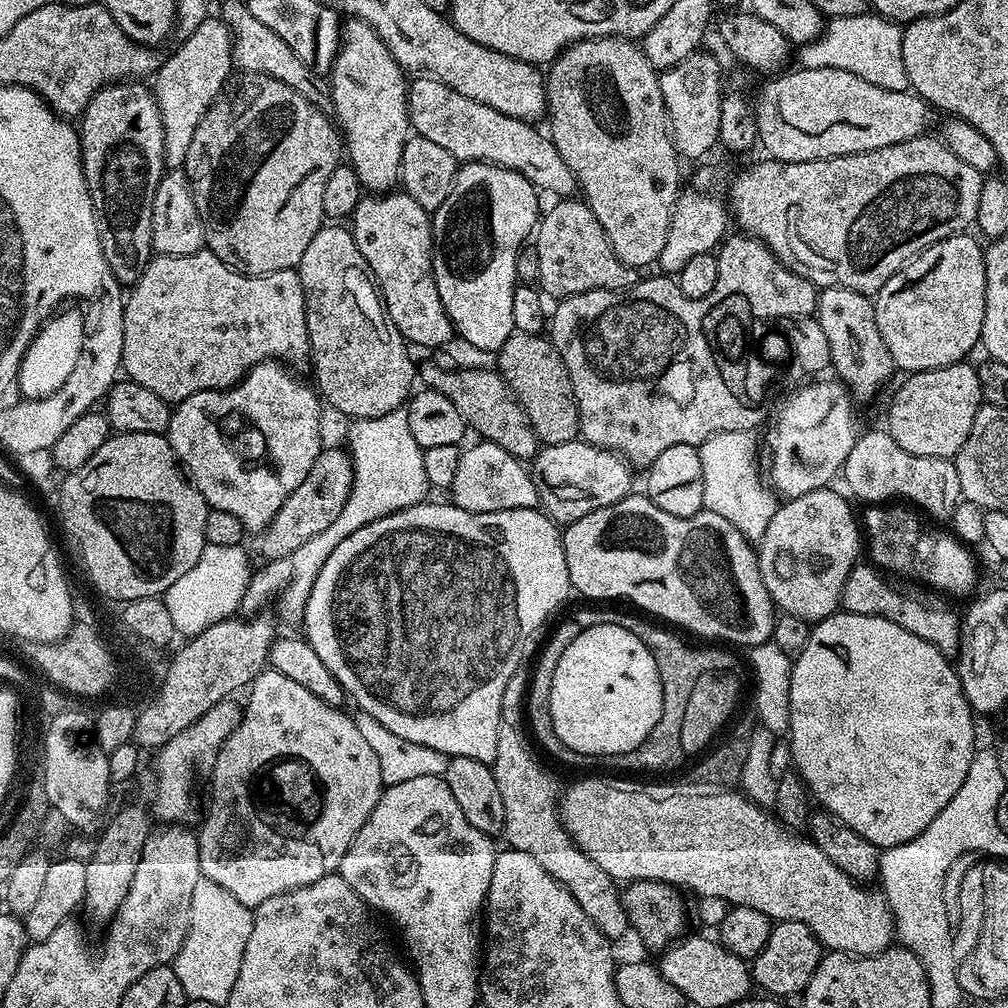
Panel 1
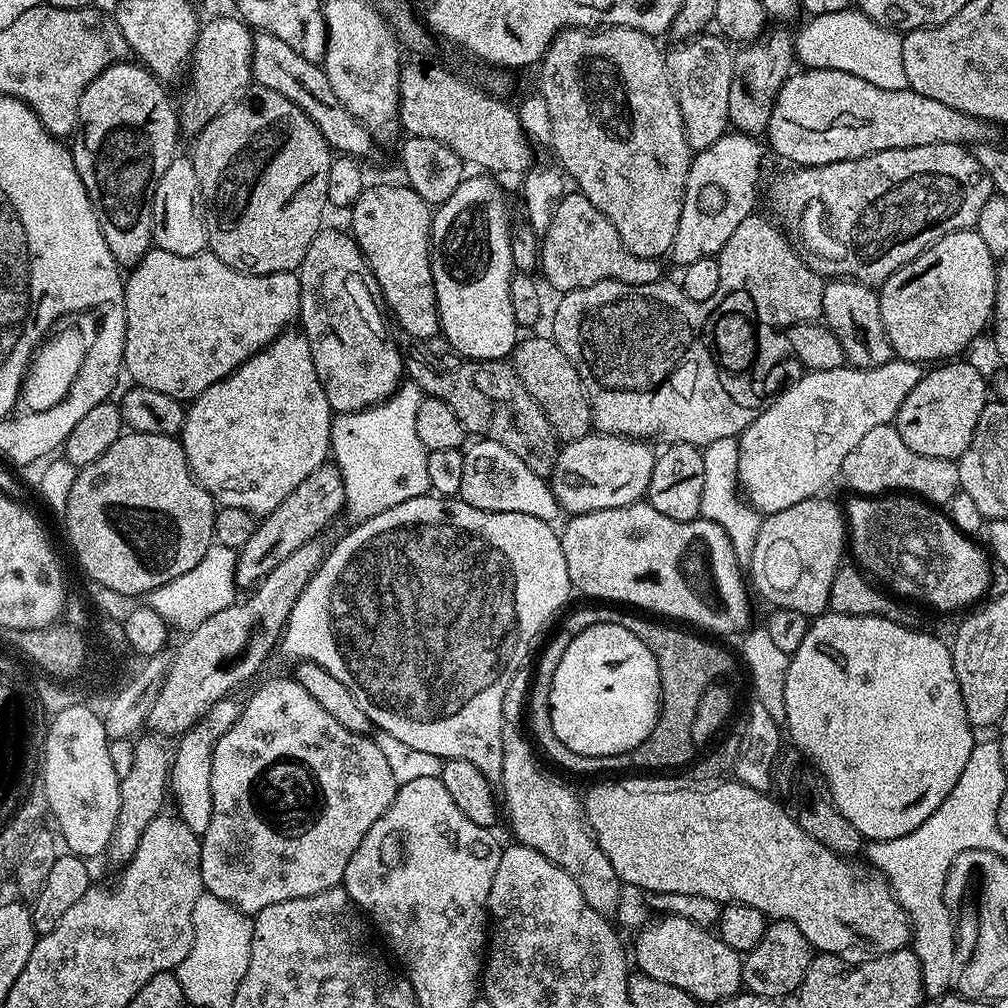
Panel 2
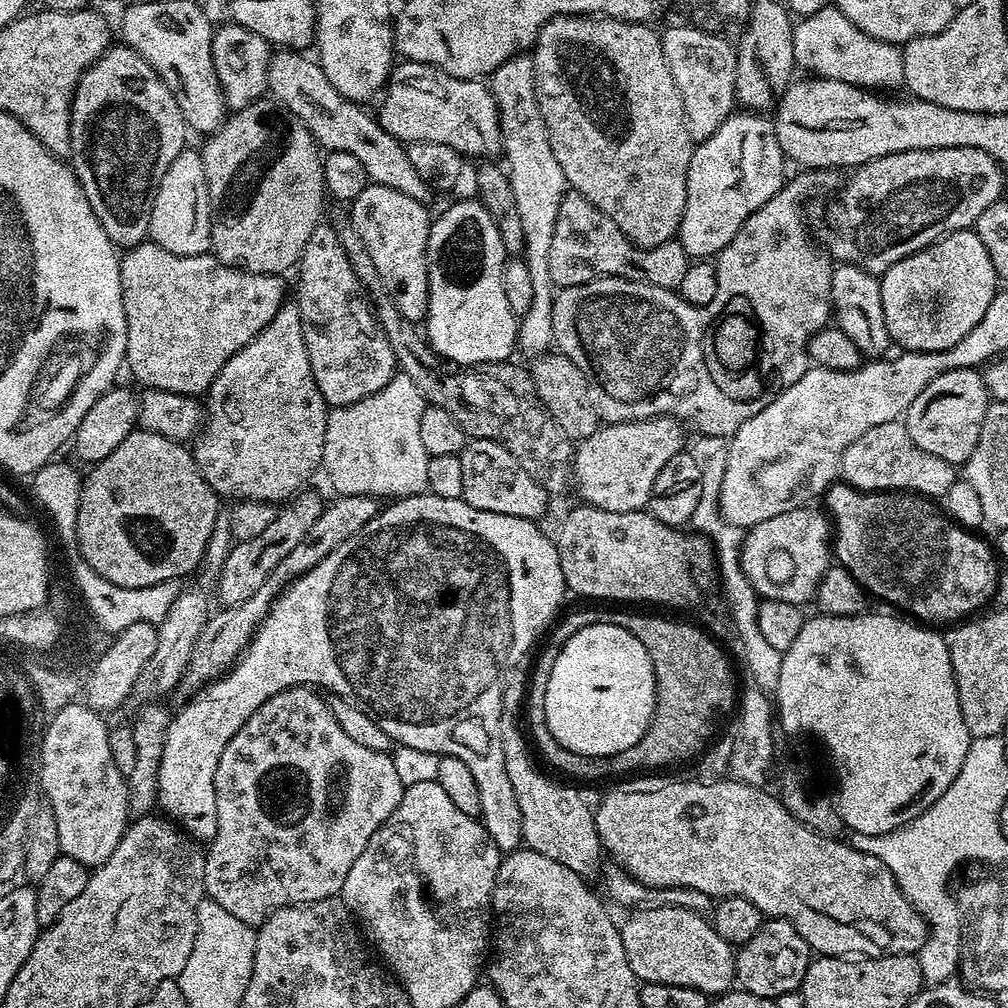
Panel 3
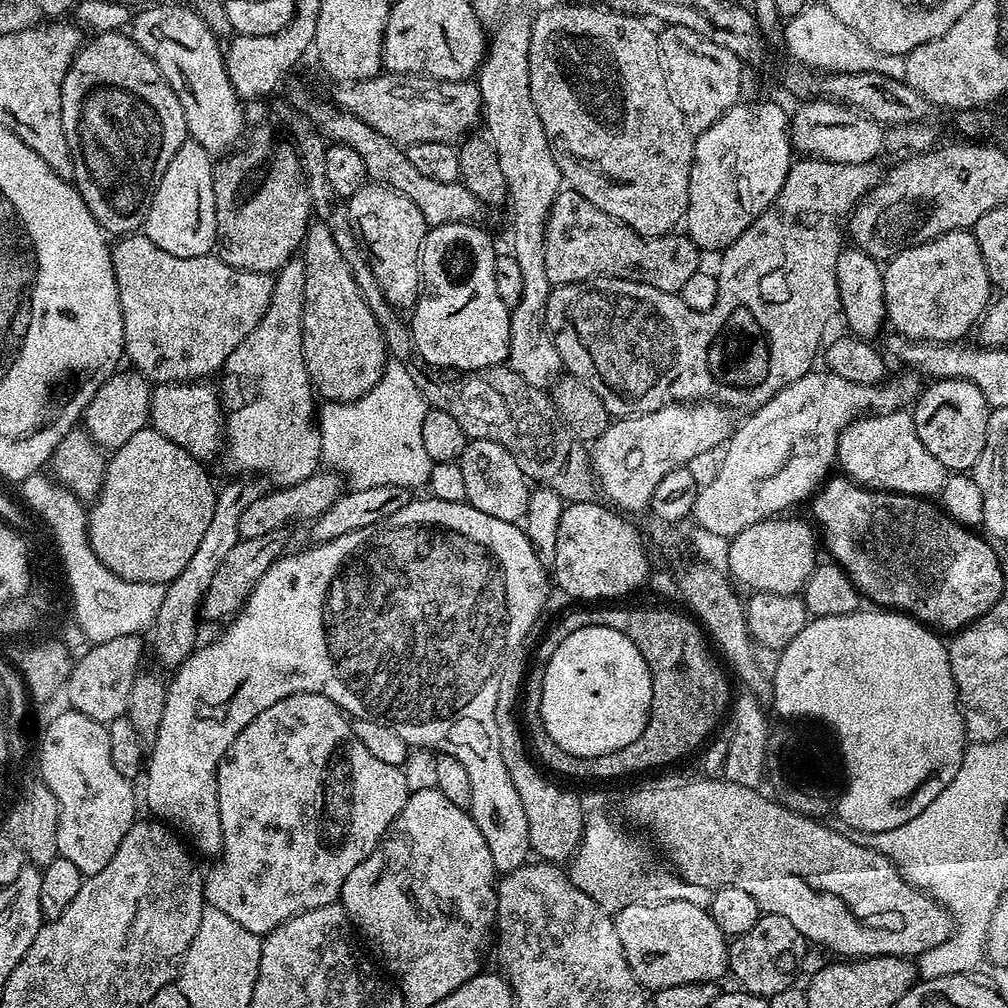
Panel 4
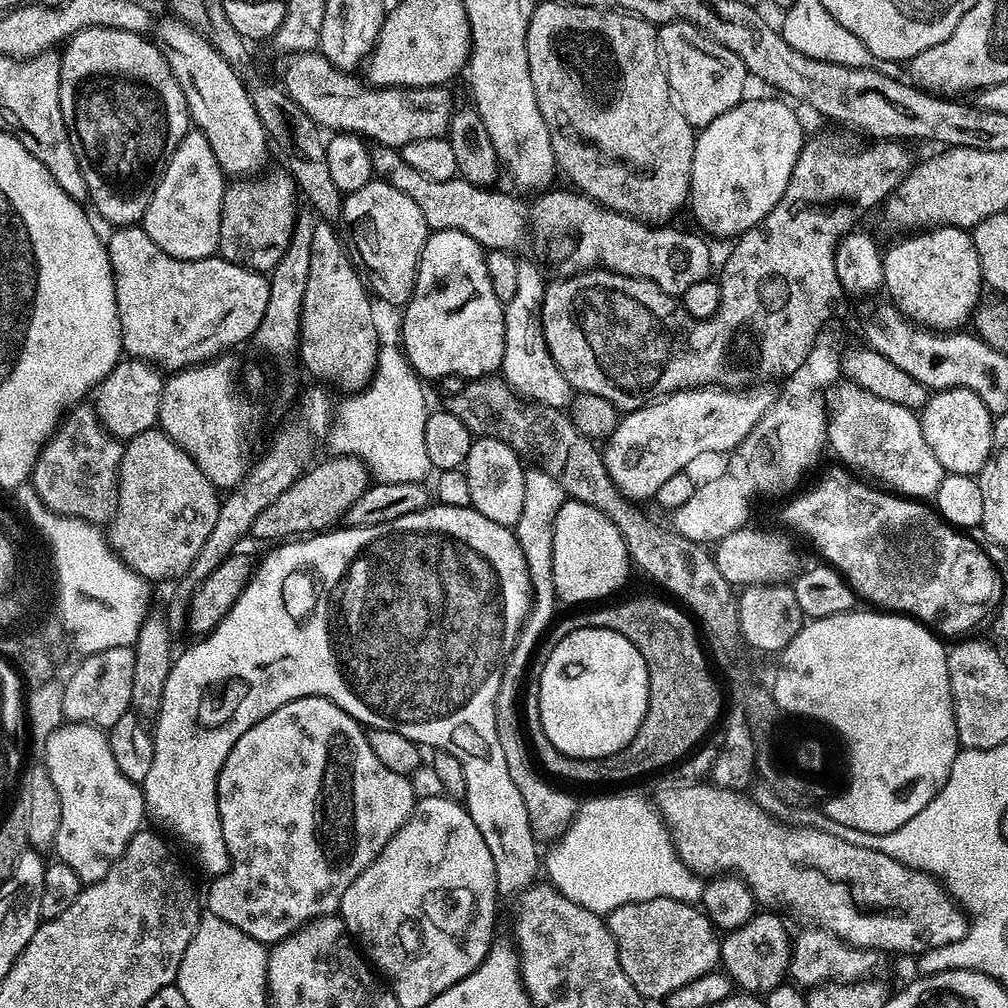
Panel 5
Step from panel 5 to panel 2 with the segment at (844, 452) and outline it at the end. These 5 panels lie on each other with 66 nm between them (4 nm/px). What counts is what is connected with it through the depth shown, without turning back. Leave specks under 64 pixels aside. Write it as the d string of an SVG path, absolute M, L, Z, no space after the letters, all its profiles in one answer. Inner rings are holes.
M892 424L870 430L870 434L864 435L862 442L858 442L858 446L846 454L842 480L856 494L911 494L937 506L947 506L960 491L958 470L953 461L930 458L910 450L910 446L902 442L898 430Z

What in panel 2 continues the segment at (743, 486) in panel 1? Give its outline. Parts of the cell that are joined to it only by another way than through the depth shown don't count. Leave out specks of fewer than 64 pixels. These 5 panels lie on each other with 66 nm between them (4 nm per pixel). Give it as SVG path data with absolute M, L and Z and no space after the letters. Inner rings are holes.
M718 438L718 442L703 449L706 474L702 484L702 501L699 506L700 516L708 521L718 522L734 546L735 560L742 570L751 567L754 542L760 529L761 513L748 505L737 492L738 481L738 444L733 438Z

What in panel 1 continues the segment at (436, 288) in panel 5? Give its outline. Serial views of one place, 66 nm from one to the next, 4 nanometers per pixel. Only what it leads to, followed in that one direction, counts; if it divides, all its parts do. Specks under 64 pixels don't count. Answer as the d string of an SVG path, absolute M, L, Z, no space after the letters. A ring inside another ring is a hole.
M464 162L456 169L456 181L450 190L450 198L446 198L446 202L442 202L442 206L438 206L436 212L431 213L432 222L432 273L434 274L434 282L438 286L438 298L442 298L442 306L446 310L446 314L452 320L452 326L457 337L461 336L466 343L472 348L477 348L480 352L499 353L500 347L506 342L506 338L510 338L514 331L514 314L510 314L511 308L514 306L514 290L518 287L516 279L516 263L518 262L518 254L521 248L525 247L524 240L533 235L538 227L538 221L542 216L542 207L540 208L541 197L538 195L538 189L532 181L527 180L522 174L518 174L509 168L500 168L497 164L482 164L479 162Z

